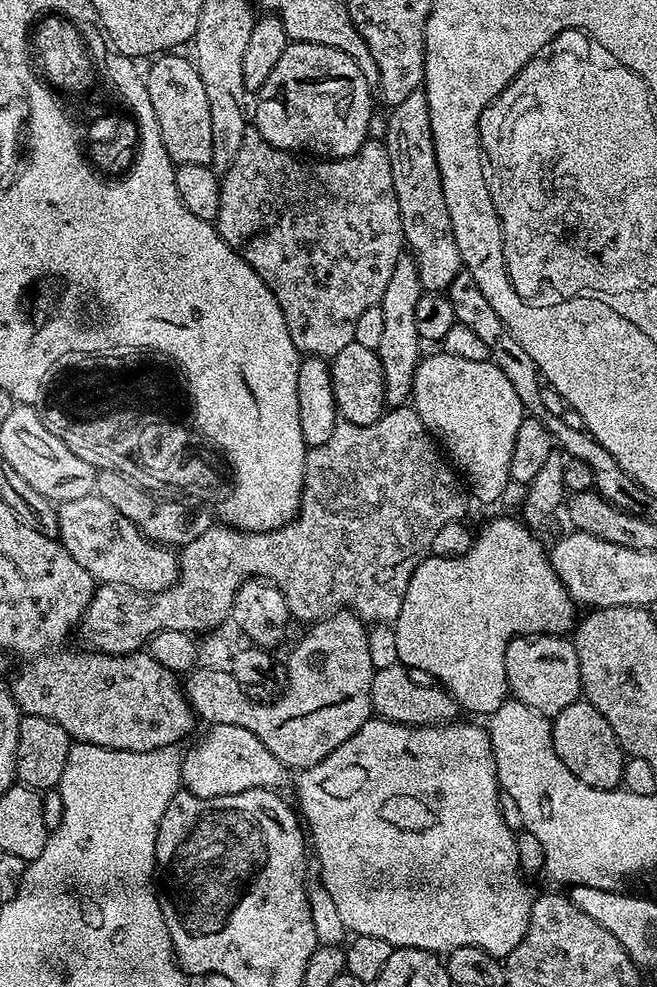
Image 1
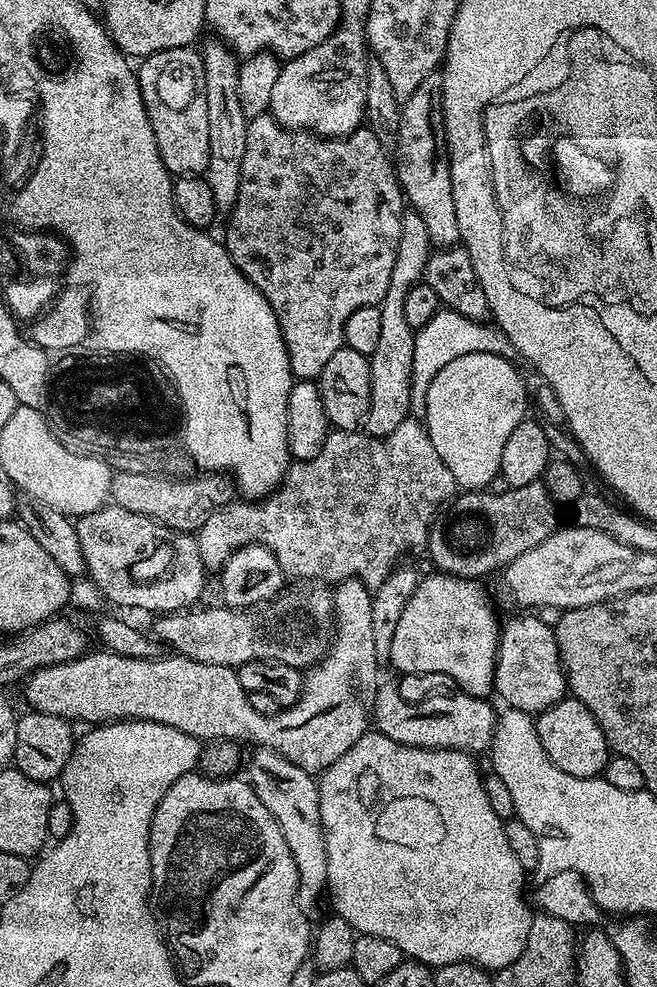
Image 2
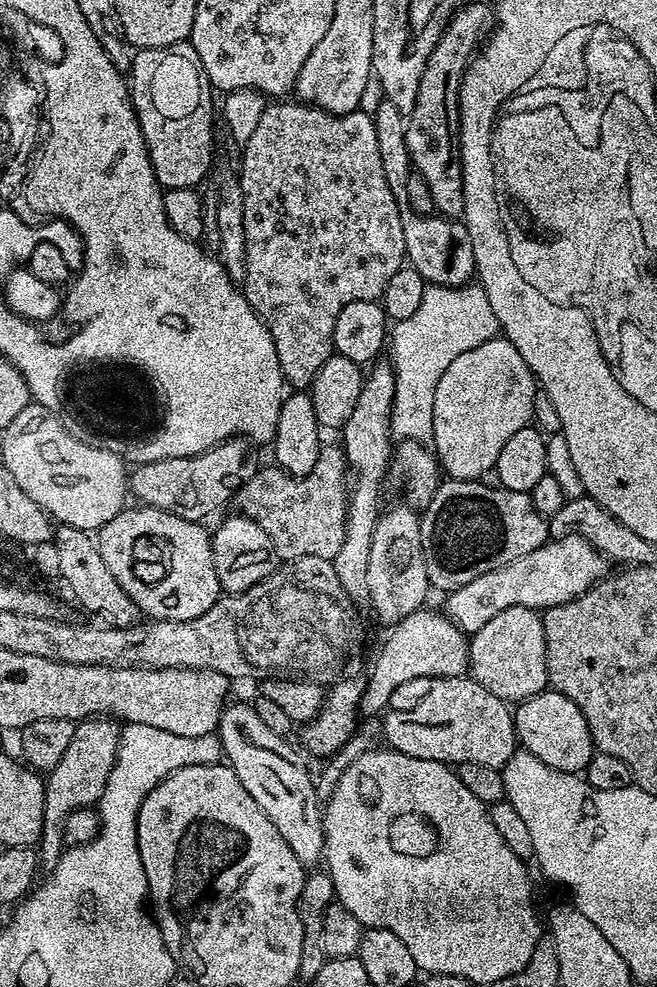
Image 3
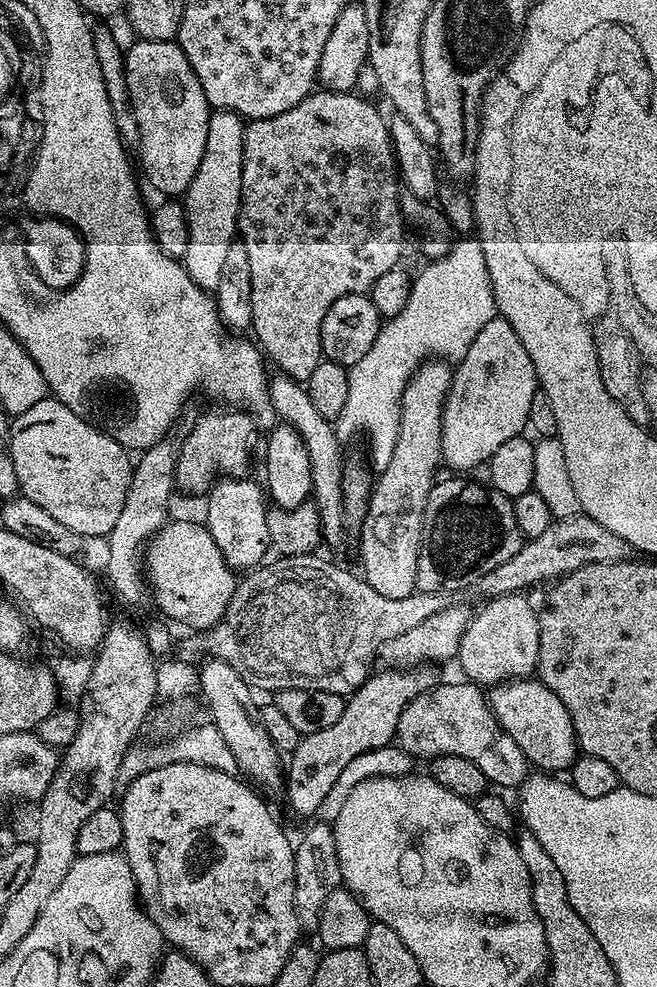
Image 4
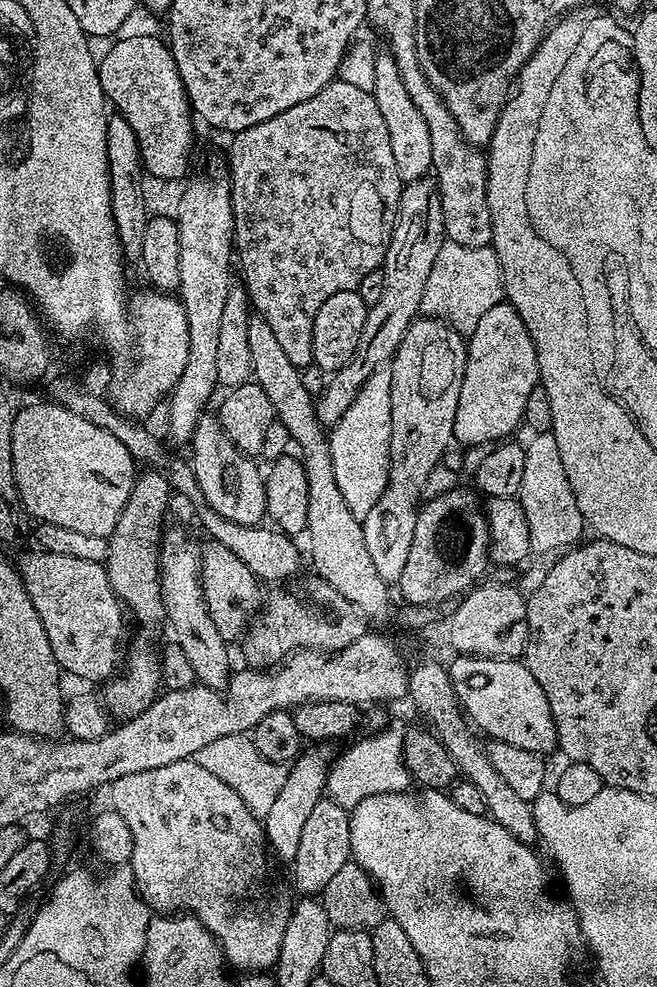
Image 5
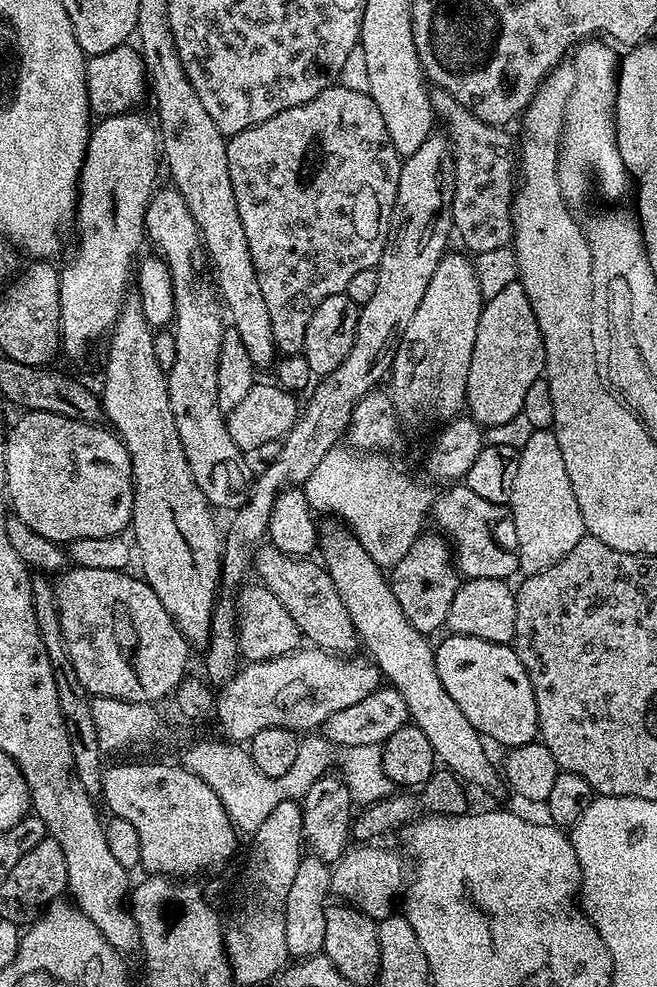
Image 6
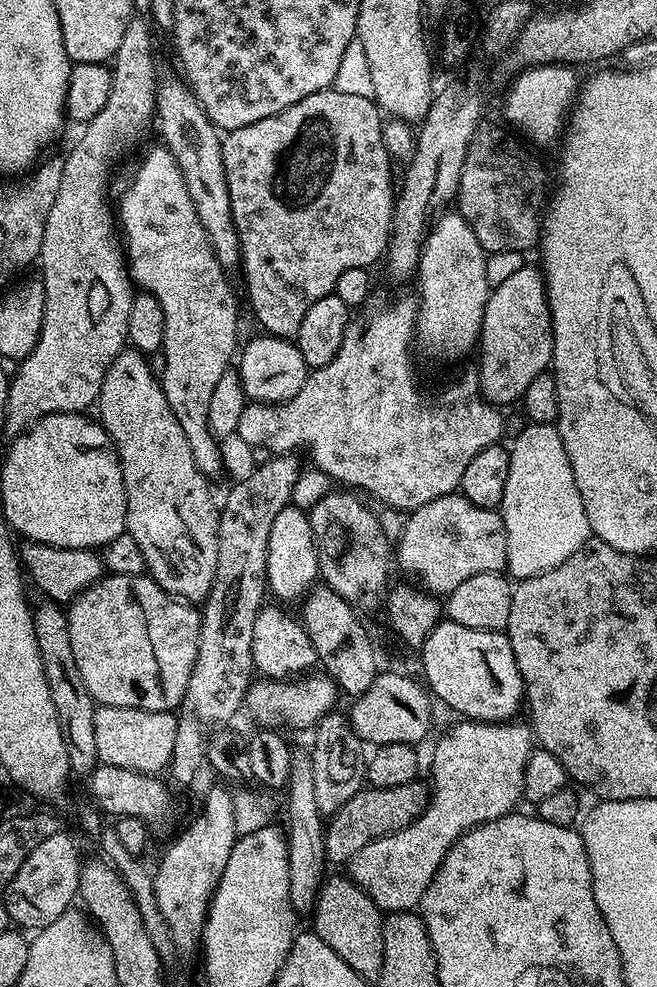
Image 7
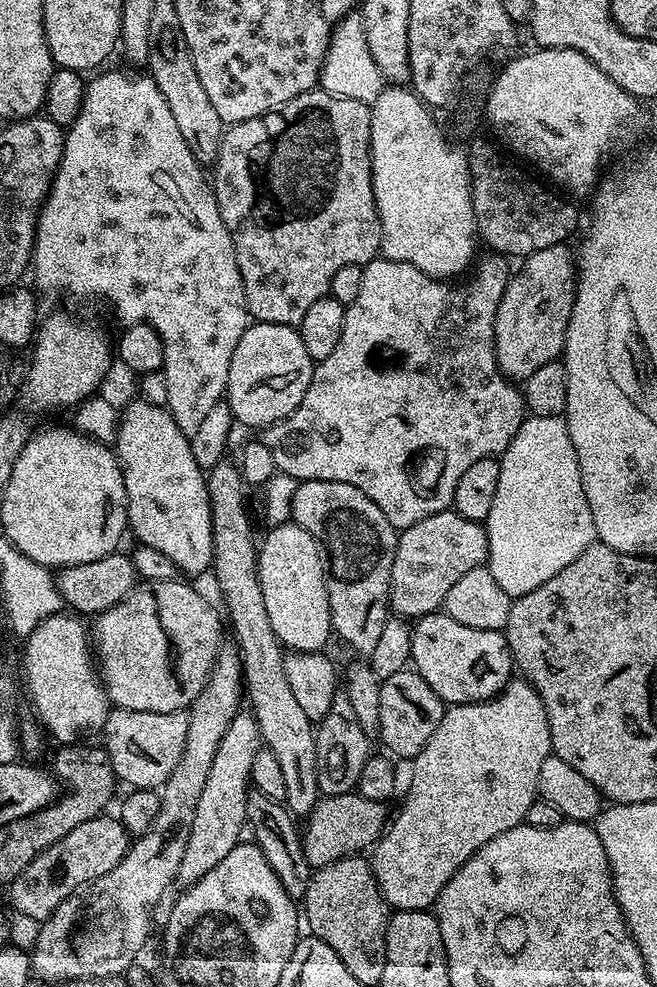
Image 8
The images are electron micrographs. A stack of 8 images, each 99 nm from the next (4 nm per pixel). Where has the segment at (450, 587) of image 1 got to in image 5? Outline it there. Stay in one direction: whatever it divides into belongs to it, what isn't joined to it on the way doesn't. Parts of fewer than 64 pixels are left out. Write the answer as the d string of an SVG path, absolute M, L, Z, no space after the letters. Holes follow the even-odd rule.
M308 746L292 760L288 768L286 782L282 782L282 790L278 790L278 798L274 798L274 806L270 806L270 814L262 817L266 842L276 856L284 862L290 862L298 854L298 842L302 839L302 829L309 814L318 806L318 802L325 799L326 789L329 787L328 773L330 771L330 761L333 759L334 752L328 746Z

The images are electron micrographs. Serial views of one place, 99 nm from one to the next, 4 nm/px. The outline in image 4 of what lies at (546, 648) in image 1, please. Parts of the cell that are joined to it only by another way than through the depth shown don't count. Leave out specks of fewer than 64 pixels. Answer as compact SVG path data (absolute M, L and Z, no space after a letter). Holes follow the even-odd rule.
M527 595L494 596L483 601L484 604L469 620L462 634L458 665L467 679L477 686L495 686L506 680L523 680L536 672L538 646L540 645L540 618L537 609L527 600Z

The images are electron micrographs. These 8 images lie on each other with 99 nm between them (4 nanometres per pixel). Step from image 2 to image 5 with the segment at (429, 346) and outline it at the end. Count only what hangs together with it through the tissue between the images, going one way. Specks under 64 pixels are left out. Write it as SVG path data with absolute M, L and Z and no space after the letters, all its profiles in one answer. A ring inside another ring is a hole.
M445 239L442 250L438 250L438 258L434 258L430 278L426 278L420 312L425 317L443 320L455 332L471 334L474 326L478 326L482 319L482 314L486 314L490 306L498 306L505 303L505 300L502 266L492 247L462 246ZM381 370L370 374L358 390L358 398L350 402L350 410L337 422L331 425L328 445L330 458L334 462L334 478L338 481L338 490L350 506L350 514L364 521L366 514L374 510L374 504L388 485L390 470L390 386L391 371Z

